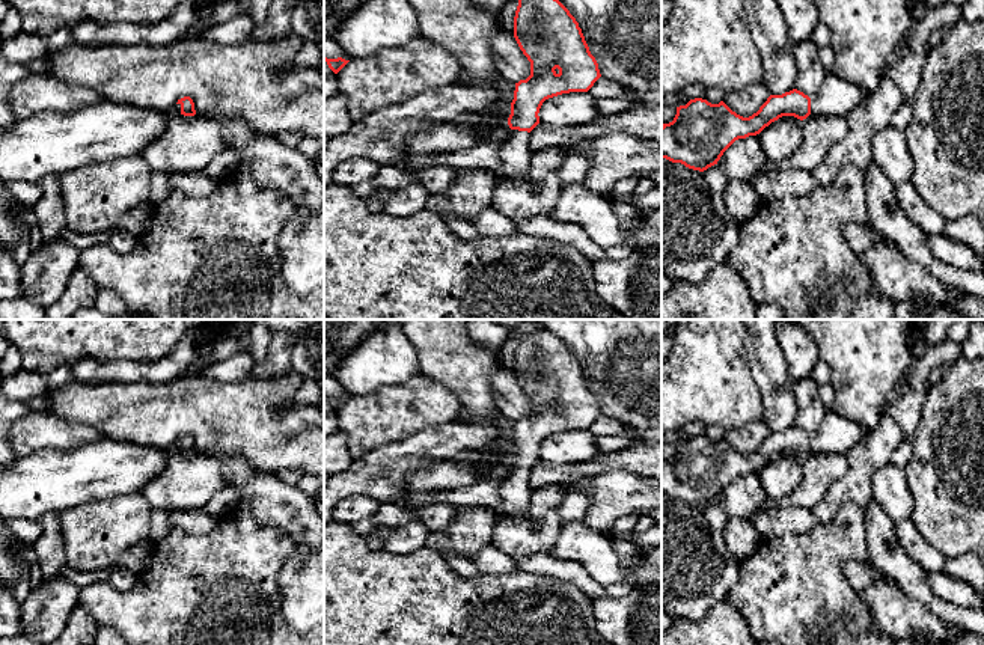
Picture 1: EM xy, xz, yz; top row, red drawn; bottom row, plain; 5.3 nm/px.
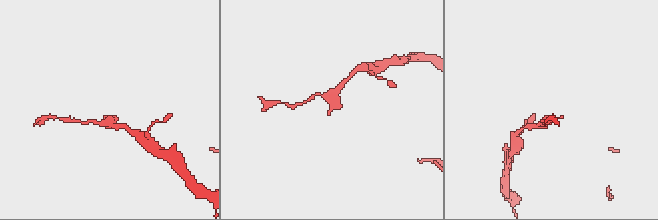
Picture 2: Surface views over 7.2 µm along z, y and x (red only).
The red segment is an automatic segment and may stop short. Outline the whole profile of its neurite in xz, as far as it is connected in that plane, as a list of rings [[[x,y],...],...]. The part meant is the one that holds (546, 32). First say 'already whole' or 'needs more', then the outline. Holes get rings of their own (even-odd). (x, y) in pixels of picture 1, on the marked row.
needs more; [[[518,0],[514,17],[514,38],[530,62],[530,75],[515,83],[508,118],[511,136],[500,146],[500,167],[494,170],[496,182],[506,175],[529,172],[533,154],[529,148],[529,136],[539,124],[538,113],[542,102],[562,93],[588,92],[601,77],[579,23],[559,0]]]

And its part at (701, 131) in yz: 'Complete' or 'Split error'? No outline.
Split error

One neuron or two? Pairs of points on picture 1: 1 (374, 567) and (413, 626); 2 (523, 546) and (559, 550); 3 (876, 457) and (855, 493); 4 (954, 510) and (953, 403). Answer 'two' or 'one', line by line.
1: one
2: two
3: one
4: one

